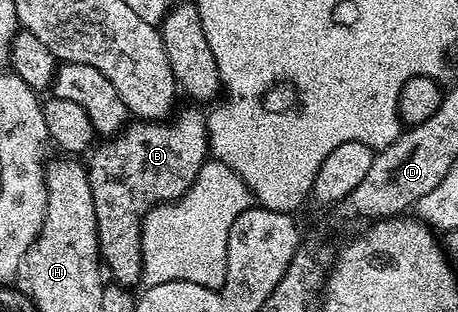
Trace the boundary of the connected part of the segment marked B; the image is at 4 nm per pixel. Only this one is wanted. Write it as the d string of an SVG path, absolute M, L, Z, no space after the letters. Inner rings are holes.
M182 109L171 119L133 120L116 136L101 140L87 158L100 259L110 277L112 272L111 280L121 286L132 287L141 280L140 227L144 216L156 205L173 202L183 196L195 183L204 162L209 160L207 116L196 109Z

